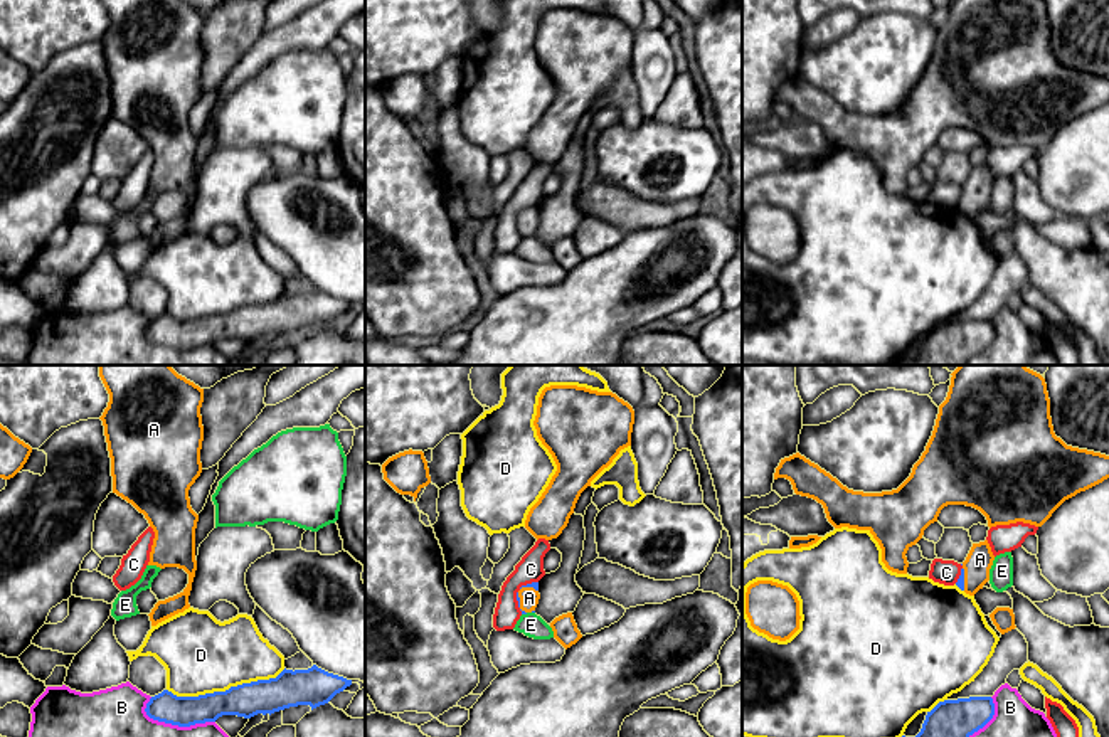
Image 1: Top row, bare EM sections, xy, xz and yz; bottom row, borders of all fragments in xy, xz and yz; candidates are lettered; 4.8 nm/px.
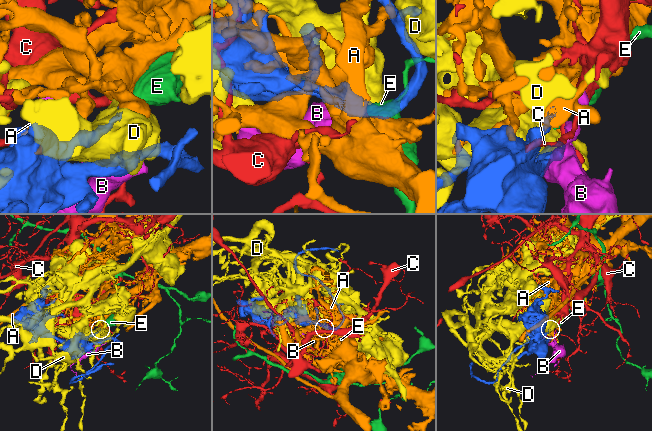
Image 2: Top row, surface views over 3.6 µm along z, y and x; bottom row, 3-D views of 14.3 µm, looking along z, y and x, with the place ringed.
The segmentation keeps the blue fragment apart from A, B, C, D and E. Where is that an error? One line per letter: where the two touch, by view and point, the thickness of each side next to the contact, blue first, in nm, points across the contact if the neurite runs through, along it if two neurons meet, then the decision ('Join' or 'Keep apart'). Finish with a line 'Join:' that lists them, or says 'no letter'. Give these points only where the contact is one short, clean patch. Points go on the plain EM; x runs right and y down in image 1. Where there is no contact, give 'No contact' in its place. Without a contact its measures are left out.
A: Touches blue at yz (963, 202). Thickness 40 nm (blue) against 130 nm. Keep apart
B: Touches blue at xy (179, 349). Thickness 140 nm (blue) against 300 nm. Keep apart
C: Touches blue at xz (519, 226). Thickness 20 nm (blue) against 130 nm. Boundary: xz (517, 214), (517, 229), (522, 236). Keep apart
D: Touches blue at xy (226, 313). Thickness 160 nm (blue) against 360 nm. Keep apart
E: Touches blue at xz (524, 236). Thickness 20 nm (blue) against 110 nm. Boundary: xz (527, 236), (522, 238). Keep apart
Join: no letter

